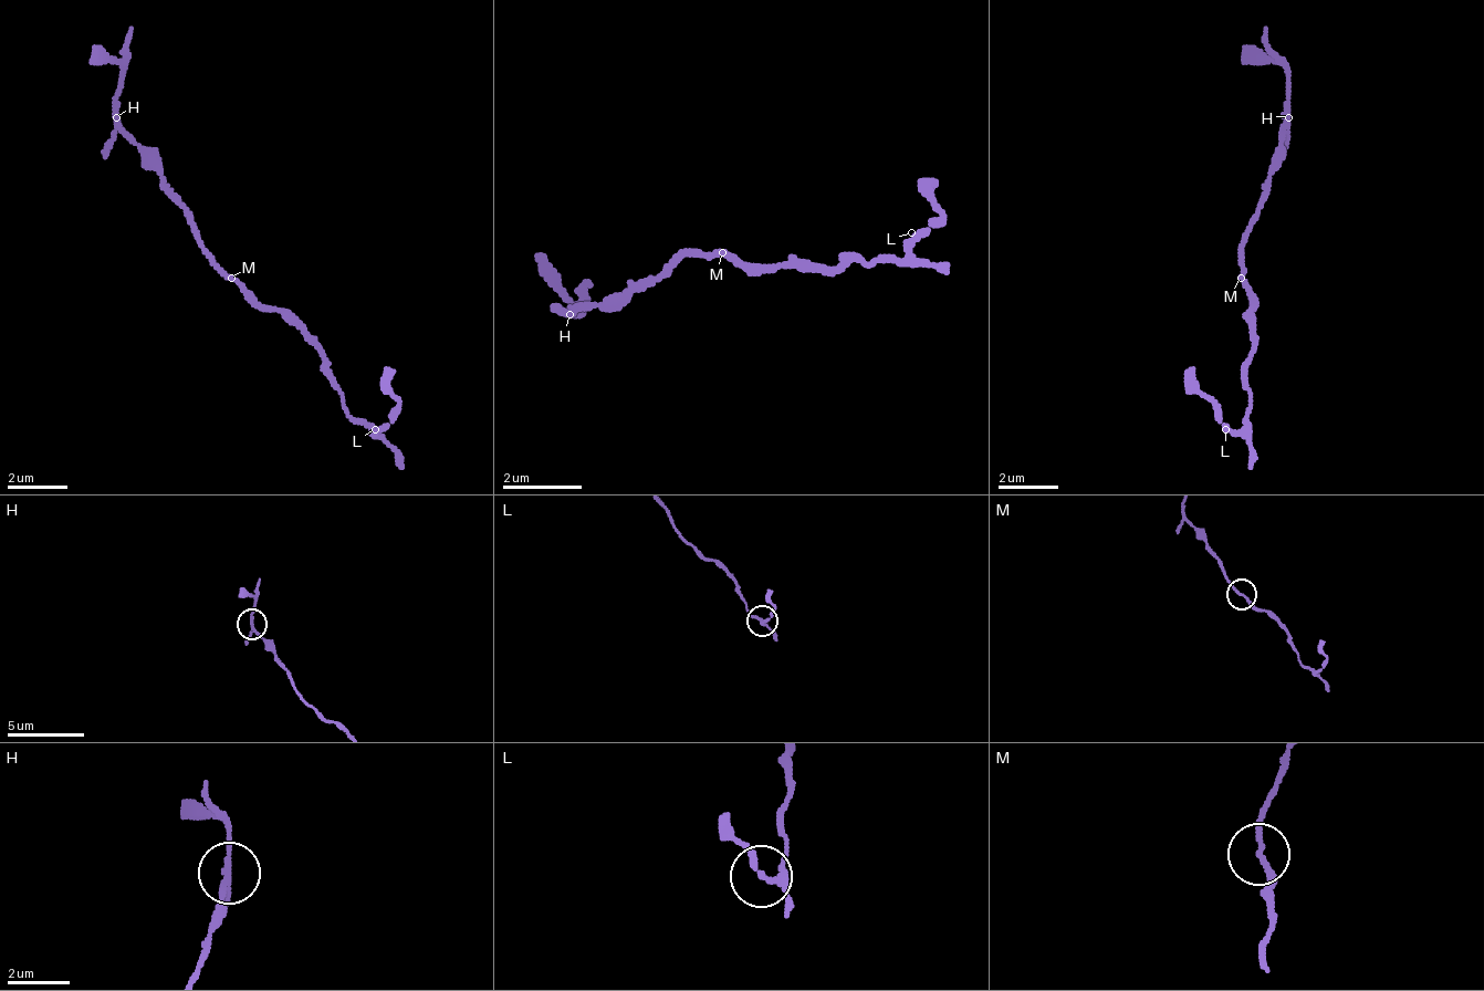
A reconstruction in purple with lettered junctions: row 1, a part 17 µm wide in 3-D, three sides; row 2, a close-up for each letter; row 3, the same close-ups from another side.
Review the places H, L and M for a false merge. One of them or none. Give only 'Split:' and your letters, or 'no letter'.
Split: H

